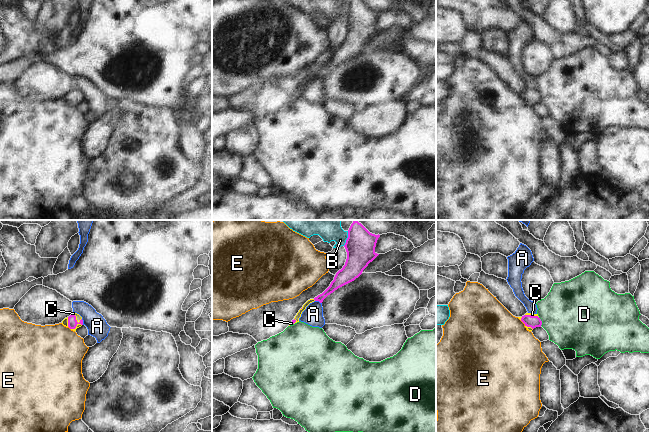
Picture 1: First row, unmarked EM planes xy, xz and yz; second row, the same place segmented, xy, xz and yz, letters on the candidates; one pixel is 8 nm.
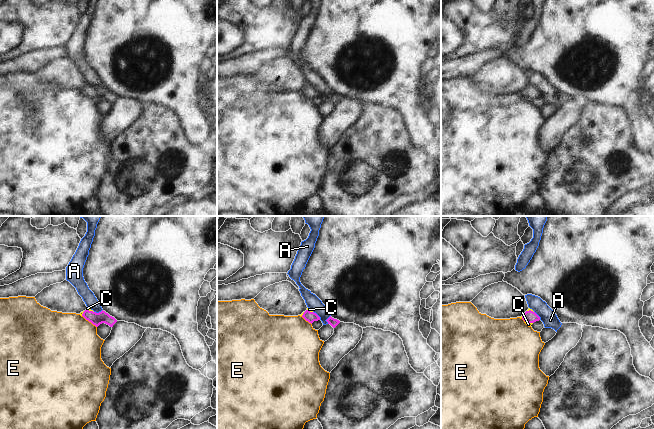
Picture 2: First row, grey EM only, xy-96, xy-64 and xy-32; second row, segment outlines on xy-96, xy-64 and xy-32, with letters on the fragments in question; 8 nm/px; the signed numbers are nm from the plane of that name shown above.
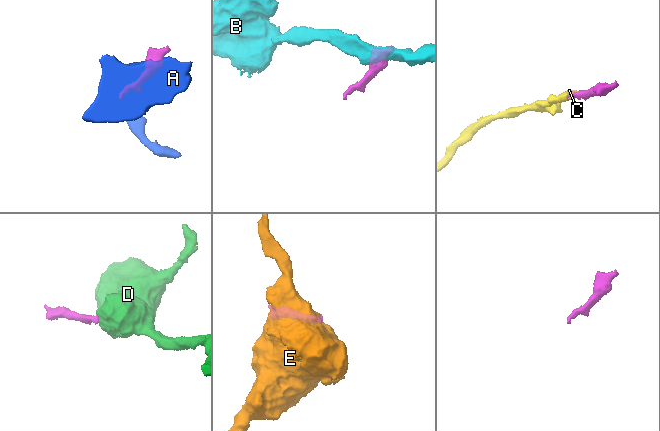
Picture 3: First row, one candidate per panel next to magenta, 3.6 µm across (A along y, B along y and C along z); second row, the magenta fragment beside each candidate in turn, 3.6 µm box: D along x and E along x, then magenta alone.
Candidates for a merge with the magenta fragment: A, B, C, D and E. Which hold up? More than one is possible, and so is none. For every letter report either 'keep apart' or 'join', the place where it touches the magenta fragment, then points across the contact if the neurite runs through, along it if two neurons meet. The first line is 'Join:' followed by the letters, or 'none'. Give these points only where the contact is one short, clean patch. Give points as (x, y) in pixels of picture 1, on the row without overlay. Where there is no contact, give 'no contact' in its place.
Join: C
A: keep apart; meets magenta in xz at (318, 76); border along xz (315, 76), (321, 79)
B: keep apart; meets magenta in xz at (347, 14)
C: join; meets magenta in xy at (76, 97); runs through xy (72, 98), (76, 97), (78, 93)
D: keep apart; meets magenta in yz at (541, 97); border along yz (538, 93), (541, 101)
E: keep apart; meets magenta in yz at (523, 98); border along yz (520, 96), (525, 101)

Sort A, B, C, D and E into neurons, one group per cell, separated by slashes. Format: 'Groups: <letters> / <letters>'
Groups: A / B / C / D / E

